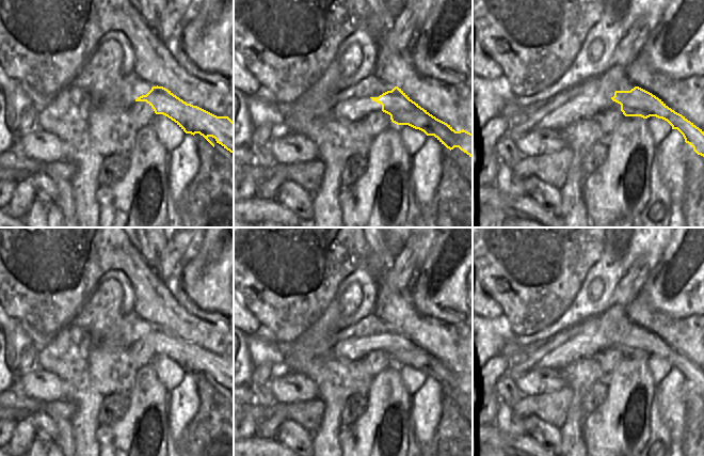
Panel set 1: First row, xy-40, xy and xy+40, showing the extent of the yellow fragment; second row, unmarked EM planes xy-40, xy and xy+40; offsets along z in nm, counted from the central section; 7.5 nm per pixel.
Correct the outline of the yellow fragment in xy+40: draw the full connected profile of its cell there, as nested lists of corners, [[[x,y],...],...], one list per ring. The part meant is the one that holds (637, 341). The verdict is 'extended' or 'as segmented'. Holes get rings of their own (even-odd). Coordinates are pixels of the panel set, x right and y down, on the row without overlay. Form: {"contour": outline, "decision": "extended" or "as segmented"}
{"contour": [[[635,326],[630,330],[615,330],[611,339],[621,344],[625,356],[656,356],[667,360],[672,368],[677,368],[683,374],[685,381],[690,383],[698,394],[704,396],[704,371],[652,332]]], "decision": "as segmented"}

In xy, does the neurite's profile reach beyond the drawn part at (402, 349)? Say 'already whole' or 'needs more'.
already whole

